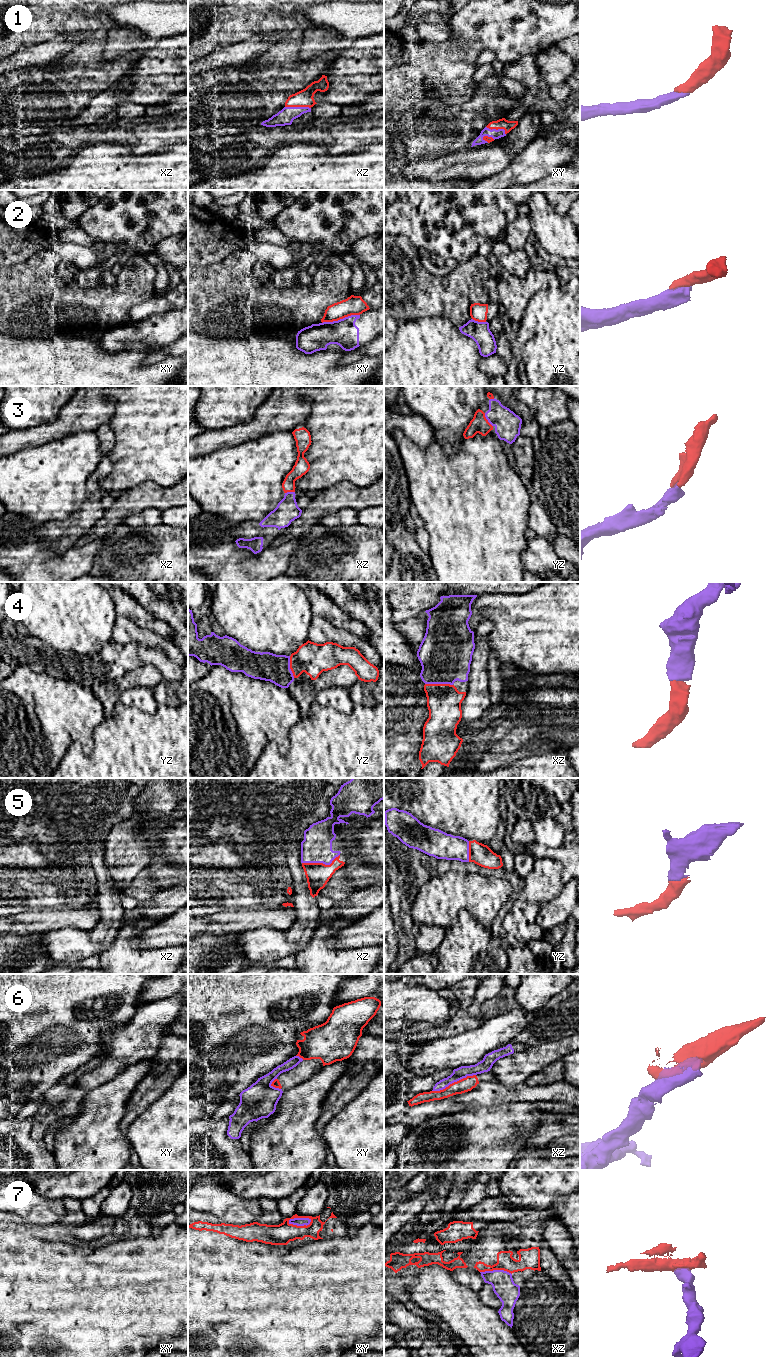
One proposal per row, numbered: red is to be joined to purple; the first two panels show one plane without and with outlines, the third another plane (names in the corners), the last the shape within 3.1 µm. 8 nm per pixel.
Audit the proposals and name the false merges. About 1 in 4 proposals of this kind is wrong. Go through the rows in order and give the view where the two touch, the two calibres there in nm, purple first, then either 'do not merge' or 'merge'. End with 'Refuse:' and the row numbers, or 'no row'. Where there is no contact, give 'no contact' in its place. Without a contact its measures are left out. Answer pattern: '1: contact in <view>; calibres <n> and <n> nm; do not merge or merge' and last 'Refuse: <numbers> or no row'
1: contact in xz; calibres 130 and 140 nm; merge
2: contact in xy; calibres 220 and 160 nm; do not merge
3: contact in yz; calibres 220 and 140 nm; merge
4: contact in xz; calibres 420 and 280 nm; merge
5: contact in xz; calibres 240 and 190 nm; merge
6: contact in xz; calibres 100 and 110 nm; do not merge
7: contact in xy; calibres 60 and 170 nm; merge
Refuse: 2, 6

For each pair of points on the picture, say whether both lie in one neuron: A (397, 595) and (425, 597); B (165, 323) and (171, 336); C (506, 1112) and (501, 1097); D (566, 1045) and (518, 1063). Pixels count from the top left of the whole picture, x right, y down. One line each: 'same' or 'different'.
A: same
B: same
C: different
D: same

